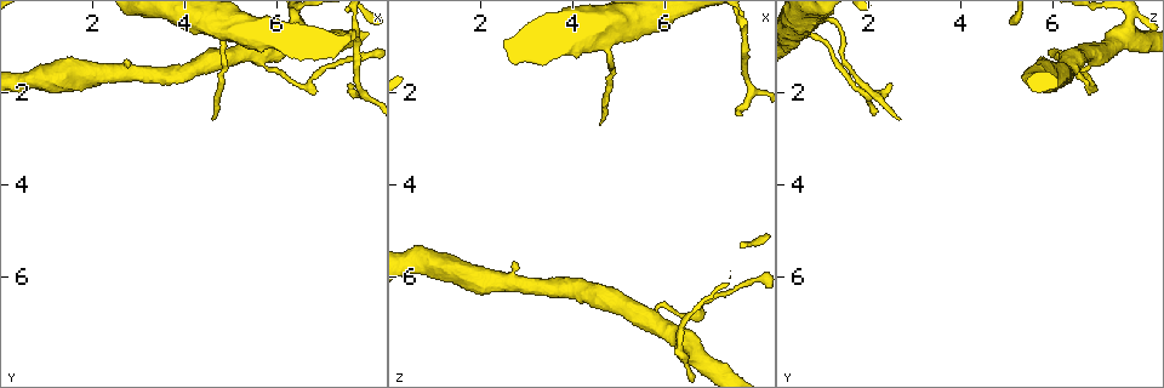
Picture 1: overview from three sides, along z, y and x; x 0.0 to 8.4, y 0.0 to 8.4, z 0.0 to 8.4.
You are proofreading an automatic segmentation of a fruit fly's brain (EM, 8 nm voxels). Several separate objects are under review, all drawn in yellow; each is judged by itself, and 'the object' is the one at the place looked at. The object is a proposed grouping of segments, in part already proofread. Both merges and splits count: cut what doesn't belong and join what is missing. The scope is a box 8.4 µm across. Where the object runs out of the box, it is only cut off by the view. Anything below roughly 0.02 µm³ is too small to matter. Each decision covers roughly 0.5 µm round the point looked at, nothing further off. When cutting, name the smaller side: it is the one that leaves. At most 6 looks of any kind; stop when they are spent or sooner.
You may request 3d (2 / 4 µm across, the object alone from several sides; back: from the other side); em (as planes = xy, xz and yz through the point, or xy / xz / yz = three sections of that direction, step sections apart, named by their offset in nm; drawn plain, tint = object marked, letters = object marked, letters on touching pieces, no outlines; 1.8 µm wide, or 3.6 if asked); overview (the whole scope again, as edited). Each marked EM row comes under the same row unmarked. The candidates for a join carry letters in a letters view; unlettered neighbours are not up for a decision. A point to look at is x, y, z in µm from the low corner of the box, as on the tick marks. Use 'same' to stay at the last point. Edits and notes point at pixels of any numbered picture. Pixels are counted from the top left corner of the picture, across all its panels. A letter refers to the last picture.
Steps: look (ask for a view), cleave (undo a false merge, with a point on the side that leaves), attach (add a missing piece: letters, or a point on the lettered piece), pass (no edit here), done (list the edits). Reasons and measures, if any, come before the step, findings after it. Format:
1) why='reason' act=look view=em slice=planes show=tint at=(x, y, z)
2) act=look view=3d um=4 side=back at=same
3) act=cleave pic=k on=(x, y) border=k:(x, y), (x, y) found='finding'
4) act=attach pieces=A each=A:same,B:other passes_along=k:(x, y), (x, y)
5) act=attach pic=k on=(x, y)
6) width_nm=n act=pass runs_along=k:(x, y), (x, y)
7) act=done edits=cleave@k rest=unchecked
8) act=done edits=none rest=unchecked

why='thick turns thin' act=look view=em slice=planes show=letters at=(6.45, 0.75, 7.50)

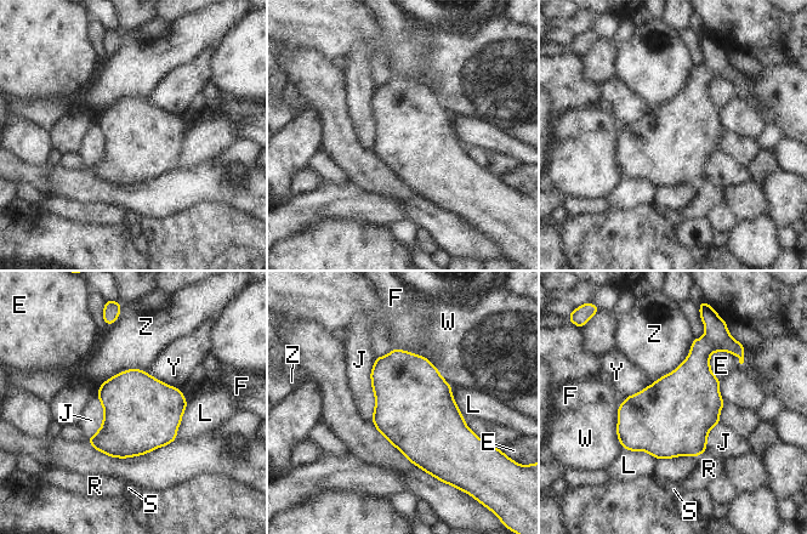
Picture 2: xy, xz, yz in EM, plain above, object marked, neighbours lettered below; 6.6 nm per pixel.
longest_contact=J:440nm act=pass each=E:other,F:other,J:other,L:other,R:other,S:other,W:other,Y:other,Z:other border=2:(376, 357), (371, 421) found='all the same neuron'

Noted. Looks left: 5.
why='thin end' act=look view=em slice=planes show=letters at=(7.50, 1.75, 2.45)

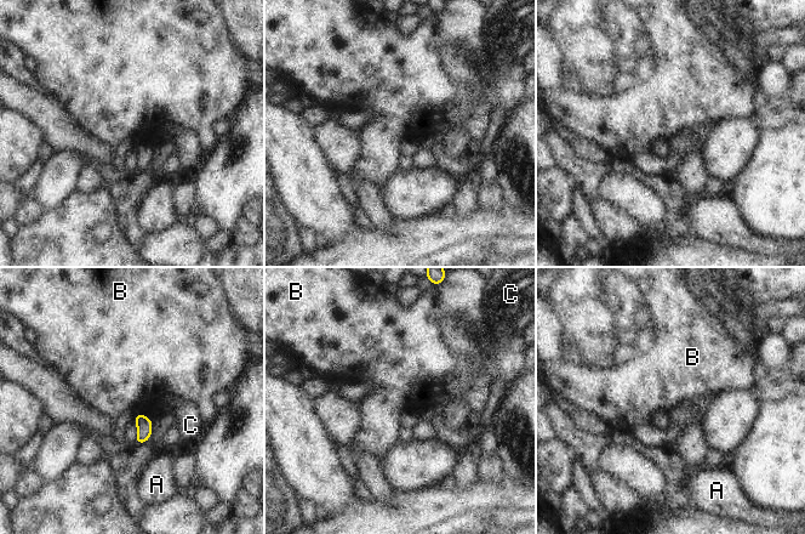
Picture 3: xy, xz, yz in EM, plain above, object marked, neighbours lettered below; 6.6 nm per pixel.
width_nm=90 act=pass each=A:other,B:other,C:other border=3:(135, 415), (143, 414), (153, 421) found='none of them fits'

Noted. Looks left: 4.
why='thick turns thin' act=look view=3d um=2 at=(7.65, 0.70, 0.60)

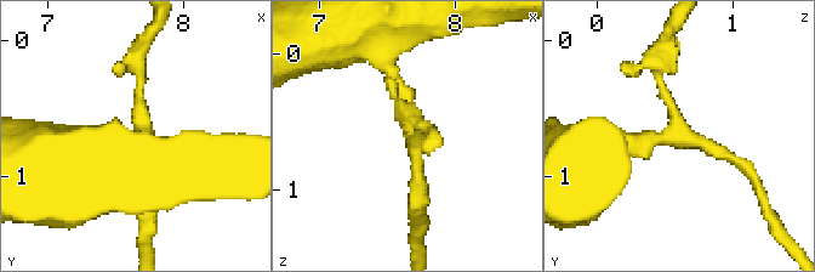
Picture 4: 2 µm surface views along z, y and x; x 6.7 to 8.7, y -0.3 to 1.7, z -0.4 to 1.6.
arms=3 act=look view=em slice=xz step=4 show=tint at=(7.70, 0.70, 0.56)

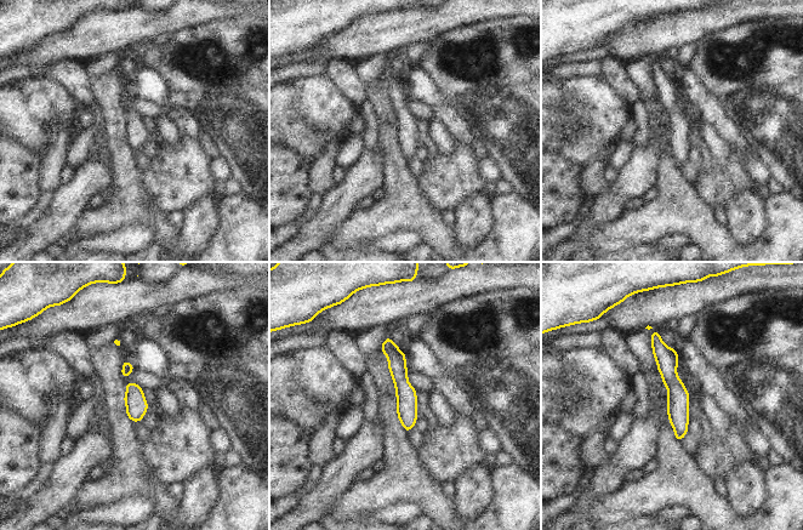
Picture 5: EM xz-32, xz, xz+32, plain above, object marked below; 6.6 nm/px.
act=look view=em slice=planes show=letters at=same

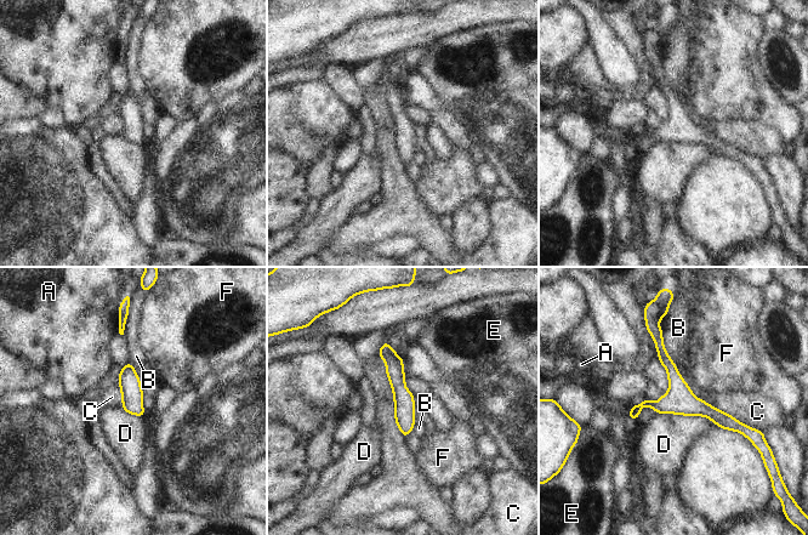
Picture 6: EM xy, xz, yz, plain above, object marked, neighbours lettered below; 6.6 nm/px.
act=pass each=A:other,B:other,C:other,D:other,E:other,F:other runs_along=6:(656, 333), (678, 388), (741, 430) found='one neuron here'

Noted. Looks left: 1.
act=done edits=none rest=unchecked

